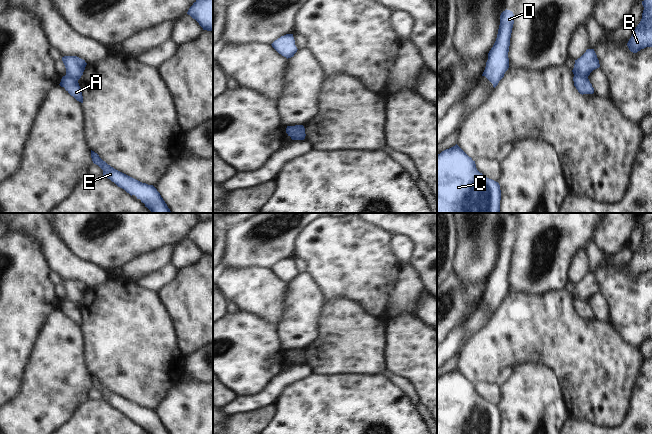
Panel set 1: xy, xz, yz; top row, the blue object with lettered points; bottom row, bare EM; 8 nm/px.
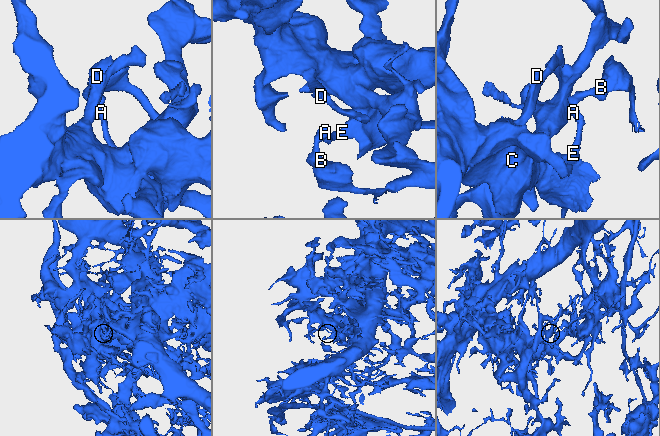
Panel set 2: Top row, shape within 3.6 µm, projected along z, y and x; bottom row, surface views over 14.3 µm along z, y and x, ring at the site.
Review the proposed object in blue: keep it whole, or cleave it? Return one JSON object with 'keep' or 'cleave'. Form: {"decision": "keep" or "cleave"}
{"decision": "cleave"}

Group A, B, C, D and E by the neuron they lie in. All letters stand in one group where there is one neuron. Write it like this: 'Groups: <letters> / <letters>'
Groups: A C D E / B.

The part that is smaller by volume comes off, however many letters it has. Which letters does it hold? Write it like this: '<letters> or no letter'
B.

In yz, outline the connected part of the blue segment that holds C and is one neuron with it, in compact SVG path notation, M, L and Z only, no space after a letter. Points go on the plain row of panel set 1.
M457 368L437 379L437 434L500 434L498 406L480 397Z

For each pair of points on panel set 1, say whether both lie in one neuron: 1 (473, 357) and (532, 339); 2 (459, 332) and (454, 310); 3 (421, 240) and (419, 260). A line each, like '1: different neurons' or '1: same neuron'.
1: same neuron
2: different neurons
3: same neuron

